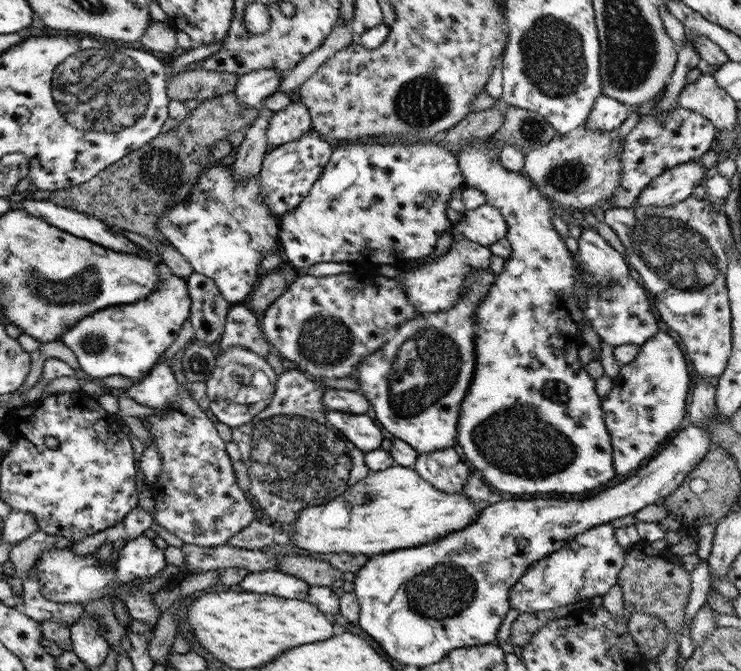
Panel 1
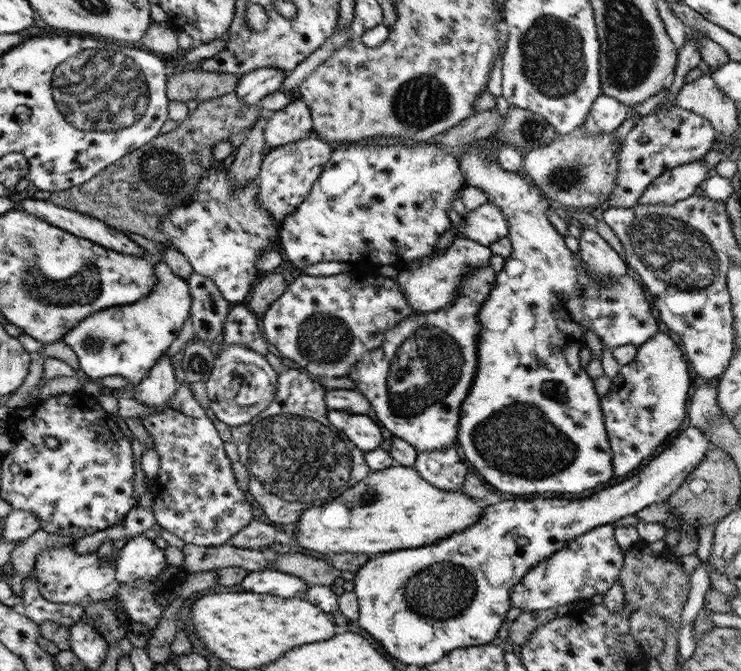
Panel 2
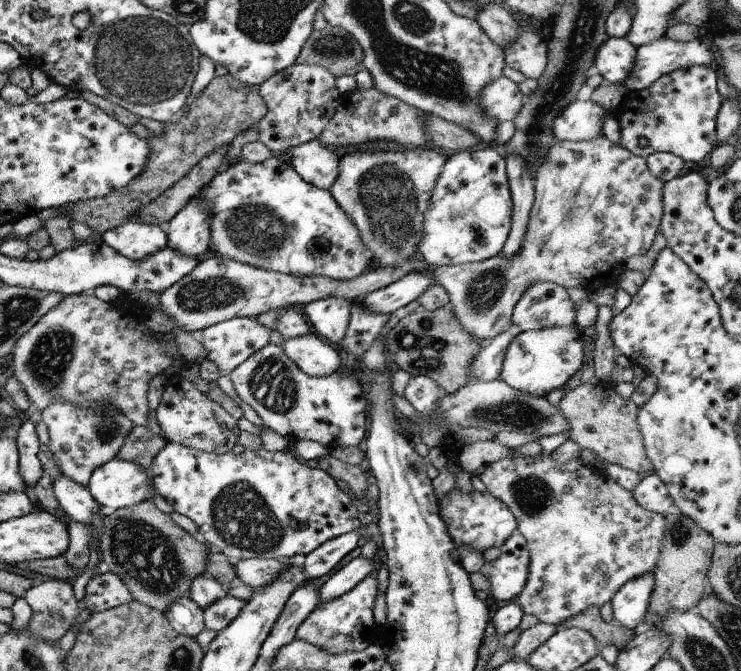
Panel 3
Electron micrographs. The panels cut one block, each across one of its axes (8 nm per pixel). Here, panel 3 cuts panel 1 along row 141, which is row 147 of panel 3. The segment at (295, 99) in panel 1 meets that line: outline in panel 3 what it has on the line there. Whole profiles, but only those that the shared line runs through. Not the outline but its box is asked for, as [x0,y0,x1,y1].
[257,64,341,159]

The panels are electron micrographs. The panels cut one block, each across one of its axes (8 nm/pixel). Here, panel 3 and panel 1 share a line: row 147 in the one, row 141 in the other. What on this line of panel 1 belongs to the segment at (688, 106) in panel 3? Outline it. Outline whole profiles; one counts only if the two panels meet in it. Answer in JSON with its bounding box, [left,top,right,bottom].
[609,108,715,208]

